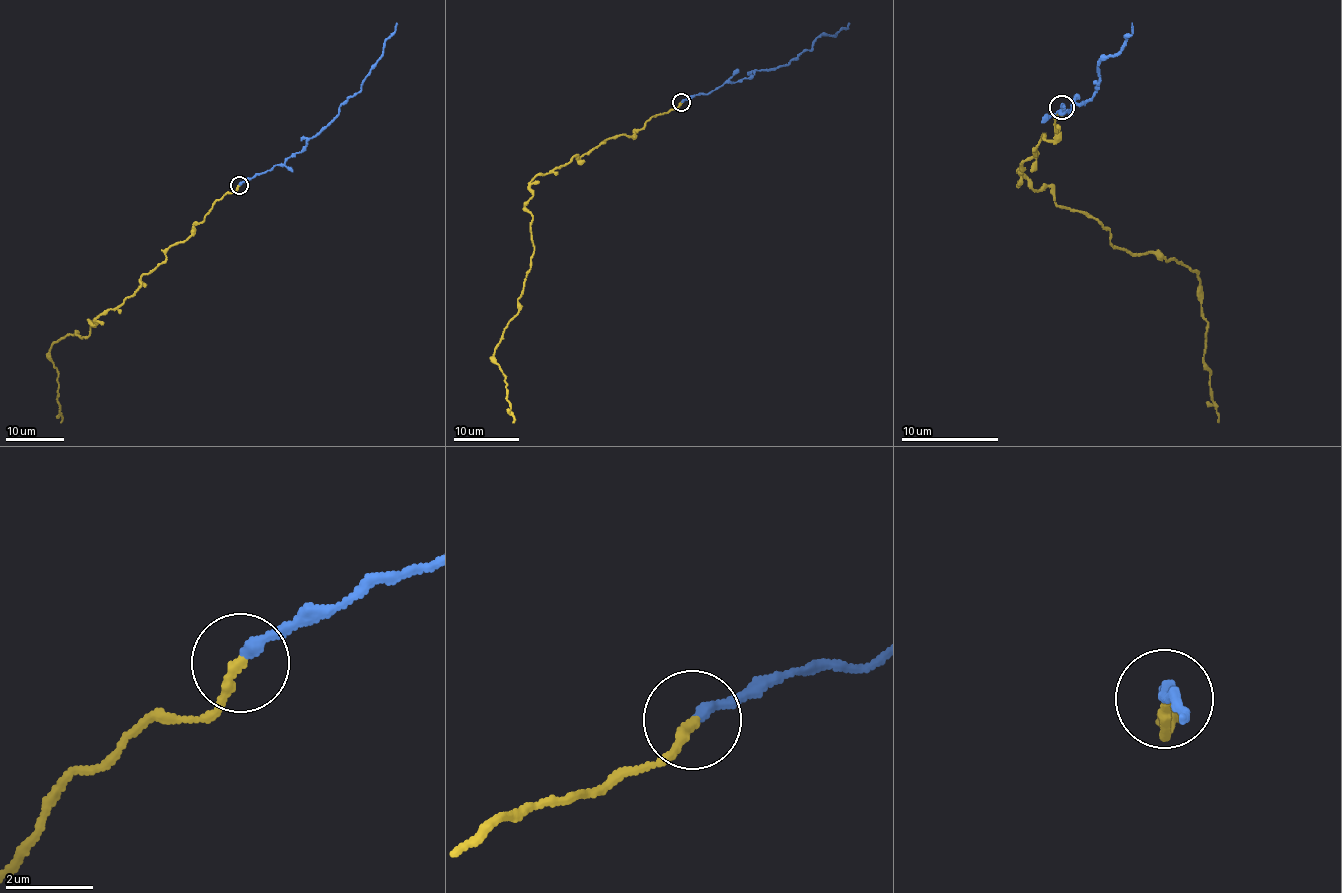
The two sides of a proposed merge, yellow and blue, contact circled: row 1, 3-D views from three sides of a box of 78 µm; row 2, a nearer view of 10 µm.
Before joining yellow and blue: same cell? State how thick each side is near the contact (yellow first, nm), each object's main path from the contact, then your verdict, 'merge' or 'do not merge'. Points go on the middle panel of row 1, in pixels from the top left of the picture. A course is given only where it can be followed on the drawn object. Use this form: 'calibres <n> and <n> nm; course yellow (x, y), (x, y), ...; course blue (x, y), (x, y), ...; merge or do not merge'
calibres 240 and 240 nm; course yellow (681, 102), (632, 136), (613, 136), (531, 180), (524, 206), (534, 254), (519, 309), (494, 350), (513, 421); course blue (681, 101), (747, 79), (756, 70), (789, 64), (812, 49), (818, 35), (835, 36), (850, 22); do not merge

